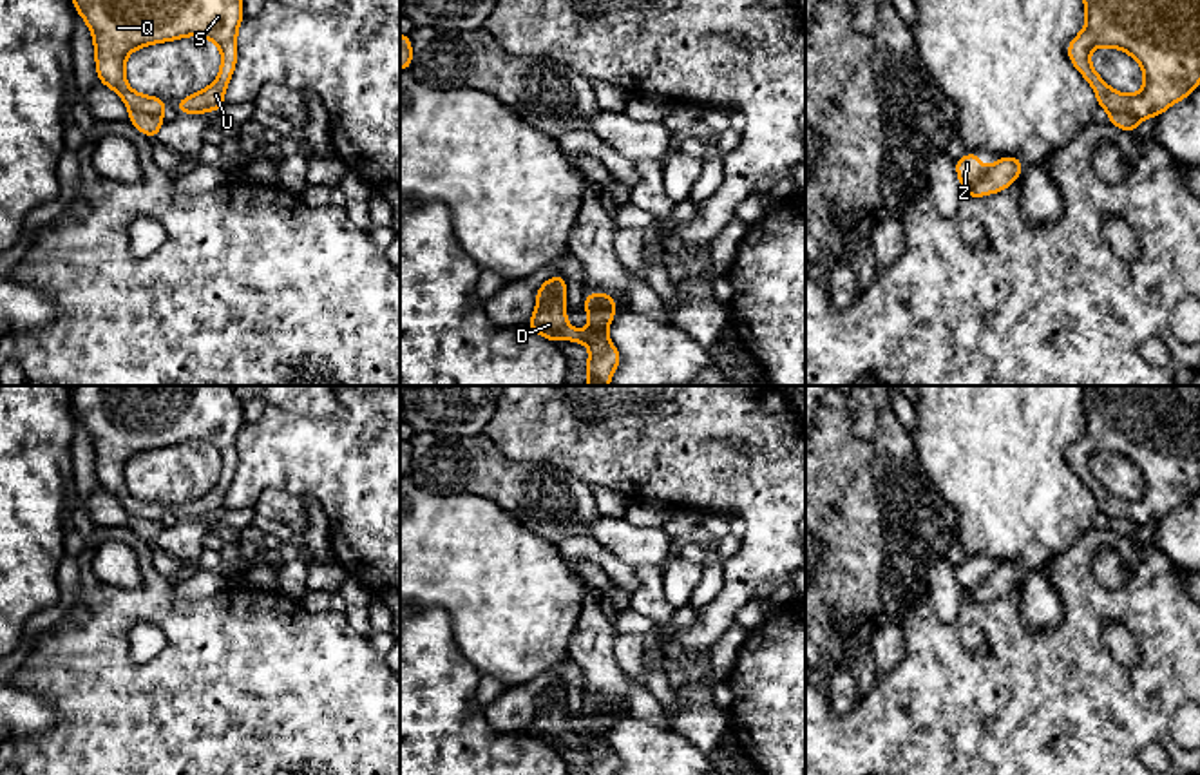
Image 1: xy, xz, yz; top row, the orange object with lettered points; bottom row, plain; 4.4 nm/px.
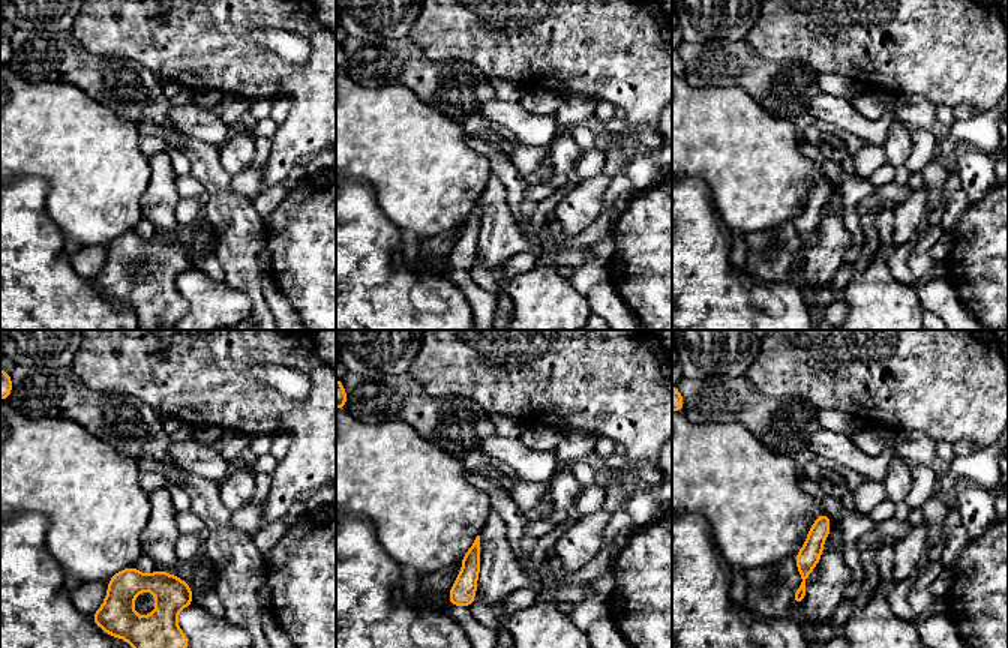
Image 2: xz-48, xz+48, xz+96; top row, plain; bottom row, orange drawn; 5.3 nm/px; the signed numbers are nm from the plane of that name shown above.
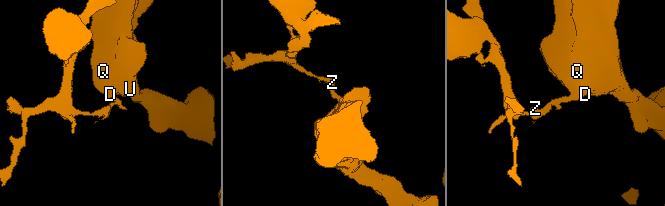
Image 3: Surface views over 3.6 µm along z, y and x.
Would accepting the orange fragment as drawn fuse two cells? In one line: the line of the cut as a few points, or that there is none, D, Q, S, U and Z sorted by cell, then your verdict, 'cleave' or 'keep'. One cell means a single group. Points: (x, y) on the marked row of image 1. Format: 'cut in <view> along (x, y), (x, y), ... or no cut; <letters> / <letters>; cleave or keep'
cut in xy along (131, 111), (160, 114); D Q S U / Z; cleave

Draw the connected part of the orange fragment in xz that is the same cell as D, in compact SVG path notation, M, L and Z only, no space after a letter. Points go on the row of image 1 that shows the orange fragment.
M552 275L541 286L547 290L547 301L538 302L536 311L525 324L550 342L565 339L568 342L586 344L590 348L590 357L586 360L586 386L608 386L621 364L621 353L608 339L608 324L619 313L615 310L615 295L597 292L586 293L585 310L590 330L579 331L565 322L567 279Z

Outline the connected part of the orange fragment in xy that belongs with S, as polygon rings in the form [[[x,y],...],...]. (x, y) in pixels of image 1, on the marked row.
[[[72,0],[94,38],[96,74],[130,112],[161,114],[172,105],[132,91],[125,78],[127,56],[145,45],[192,34],[212,40],[223,54],[212,85],[176,103],[181,114],[214,112],[224,105],[224,91],[237,65],[237,29],[243,0]]]

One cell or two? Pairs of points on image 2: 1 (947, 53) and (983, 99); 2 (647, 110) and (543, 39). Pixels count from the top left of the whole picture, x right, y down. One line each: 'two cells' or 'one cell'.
1: one cell
2: one cell

